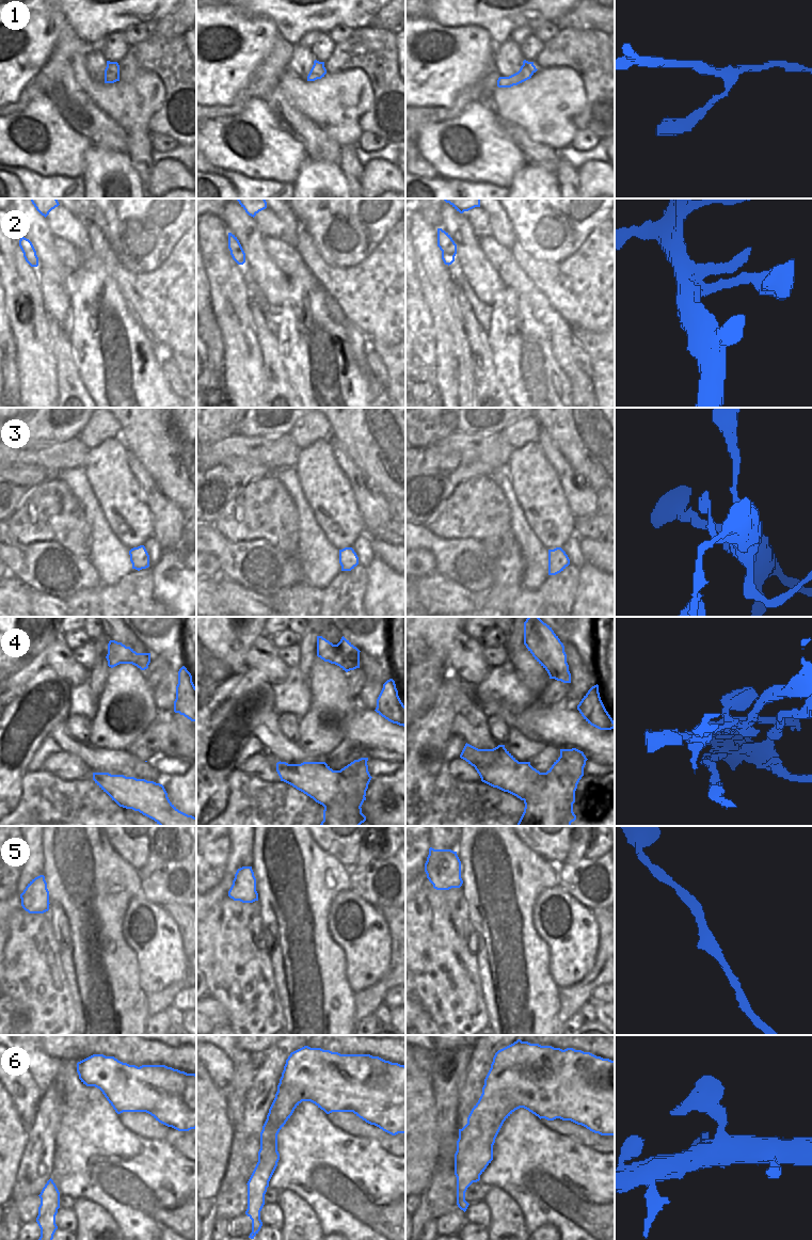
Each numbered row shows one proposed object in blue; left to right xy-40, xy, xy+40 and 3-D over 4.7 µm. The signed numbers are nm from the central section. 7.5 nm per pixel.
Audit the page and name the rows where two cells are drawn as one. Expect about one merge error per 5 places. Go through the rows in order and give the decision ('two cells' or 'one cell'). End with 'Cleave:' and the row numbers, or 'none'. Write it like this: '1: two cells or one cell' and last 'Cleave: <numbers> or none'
1: one cell
2: one cell
3: one cell
4: two cells
5: one cell
6: one cell
Cleave: 4

